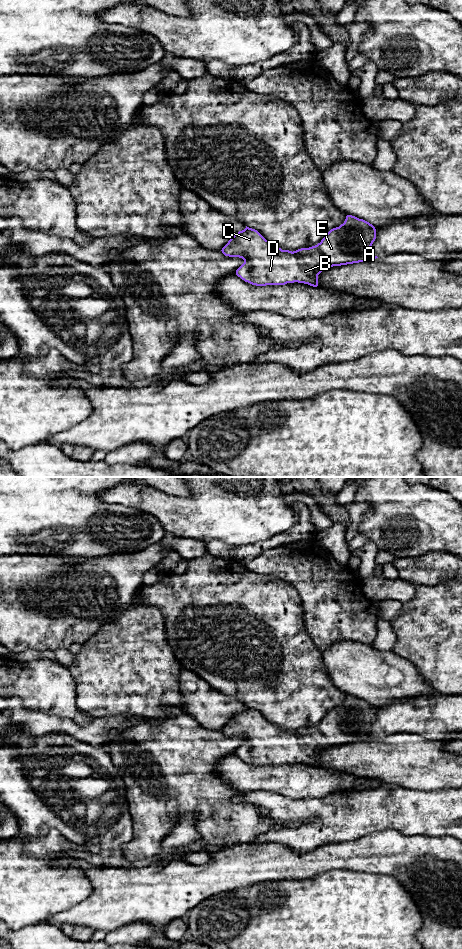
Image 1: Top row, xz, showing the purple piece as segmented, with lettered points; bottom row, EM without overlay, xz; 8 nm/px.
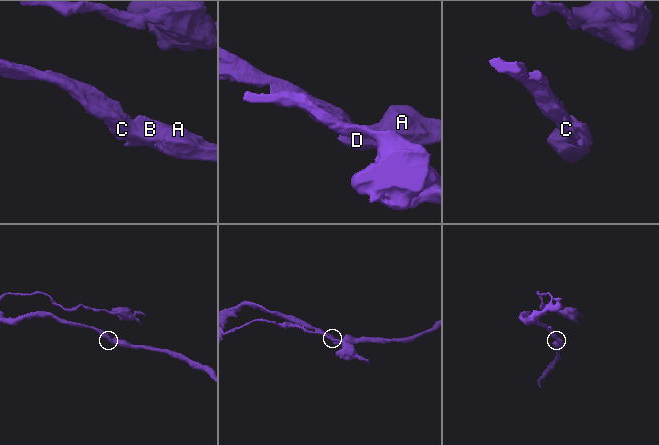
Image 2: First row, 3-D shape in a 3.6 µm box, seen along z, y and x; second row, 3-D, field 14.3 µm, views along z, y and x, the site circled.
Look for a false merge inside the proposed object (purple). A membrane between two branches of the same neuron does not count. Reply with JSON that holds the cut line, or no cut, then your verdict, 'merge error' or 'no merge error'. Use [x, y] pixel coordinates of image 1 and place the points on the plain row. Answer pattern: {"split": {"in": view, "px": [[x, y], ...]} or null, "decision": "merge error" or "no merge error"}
{"split": null, "decision": "no merge error"}

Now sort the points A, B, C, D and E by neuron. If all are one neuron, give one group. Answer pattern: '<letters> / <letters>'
A B C D E

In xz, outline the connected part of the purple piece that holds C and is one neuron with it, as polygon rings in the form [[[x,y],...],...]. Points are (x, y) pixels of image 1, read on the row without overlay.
[[[347,695],[343,704],[331,709],[320,723],[309,728],[301,728],[293,732],[282,730],[266,720],[257,710],[246,706],[230,719],[221,731],[225,736],[239,737],[244,740],[244,743],[236,750],[236,755],[252,765],[285,765],[298,762],[317,767],[318,755],[328,748],[371,742],[378,738],[371,731],[375,719],[376,709],[372,704]]]

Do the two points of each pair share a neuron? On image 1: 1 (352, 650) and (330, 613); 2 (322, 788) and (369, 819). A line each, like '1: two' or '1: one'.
1: two
2: two

